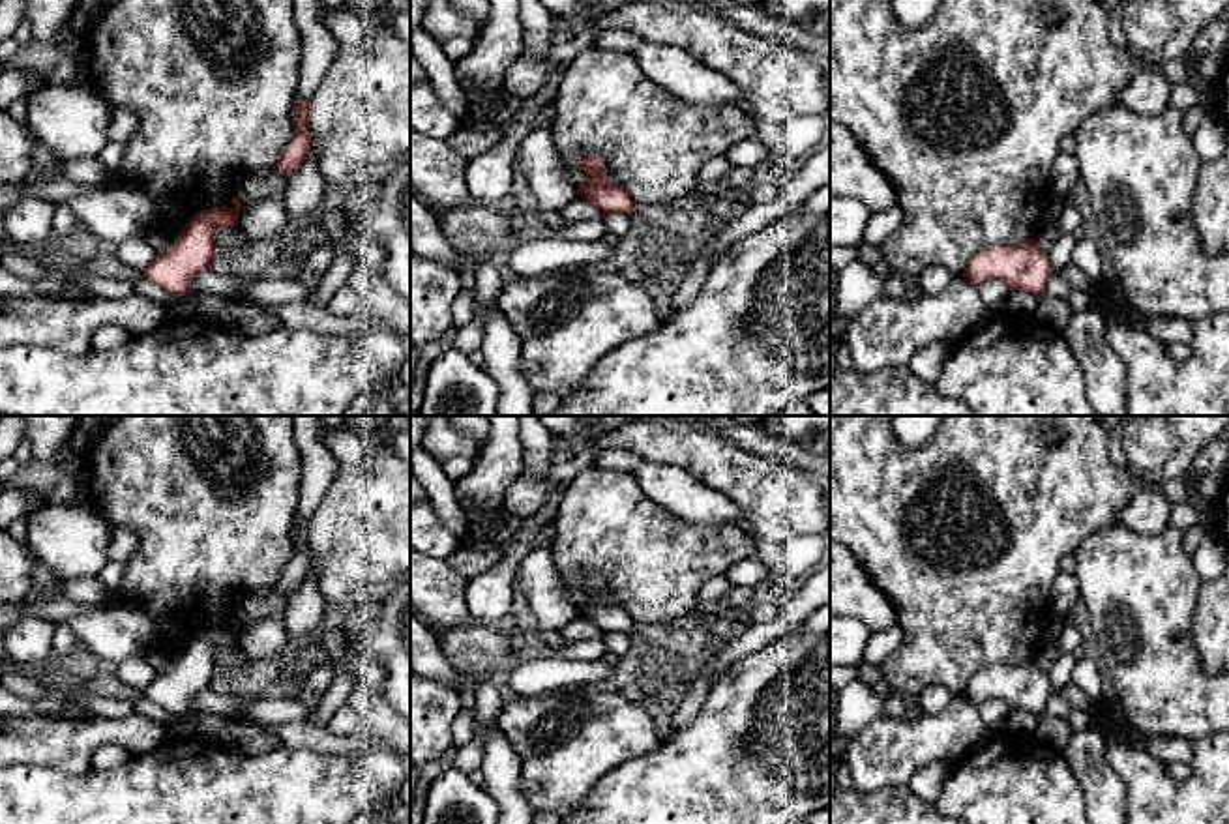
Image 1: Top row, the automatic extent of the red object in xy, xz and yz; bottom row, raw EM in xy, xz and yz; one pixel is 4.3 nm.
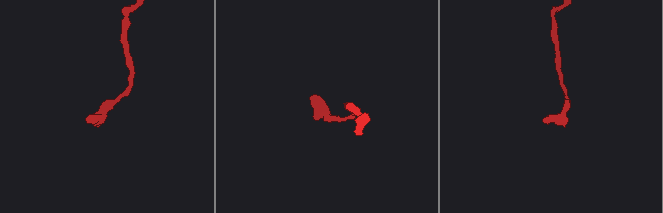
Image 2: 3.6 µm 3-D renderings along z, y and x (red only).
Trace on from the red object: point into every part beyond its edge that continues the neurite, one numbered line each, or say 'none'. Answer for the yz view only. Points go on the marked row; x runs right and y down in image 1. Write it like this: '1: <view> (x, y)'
1: yz (1055, 313)

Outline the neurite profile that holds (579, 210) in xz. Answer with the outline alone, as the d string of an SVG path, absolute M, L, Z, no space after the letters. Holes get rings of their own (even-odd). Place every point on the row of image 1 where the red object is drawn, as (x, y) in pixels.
M585 197L573 200L568 208L560 212L560 215L570 223L583 223L588 219L603 217L603 213Z

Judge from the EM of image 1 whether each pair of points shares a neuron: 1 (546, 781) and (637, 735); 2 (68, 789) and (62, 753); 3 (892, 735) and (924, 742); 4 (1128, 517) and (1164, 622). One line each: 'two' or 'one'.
1: one
2: two
3: one
4: two

